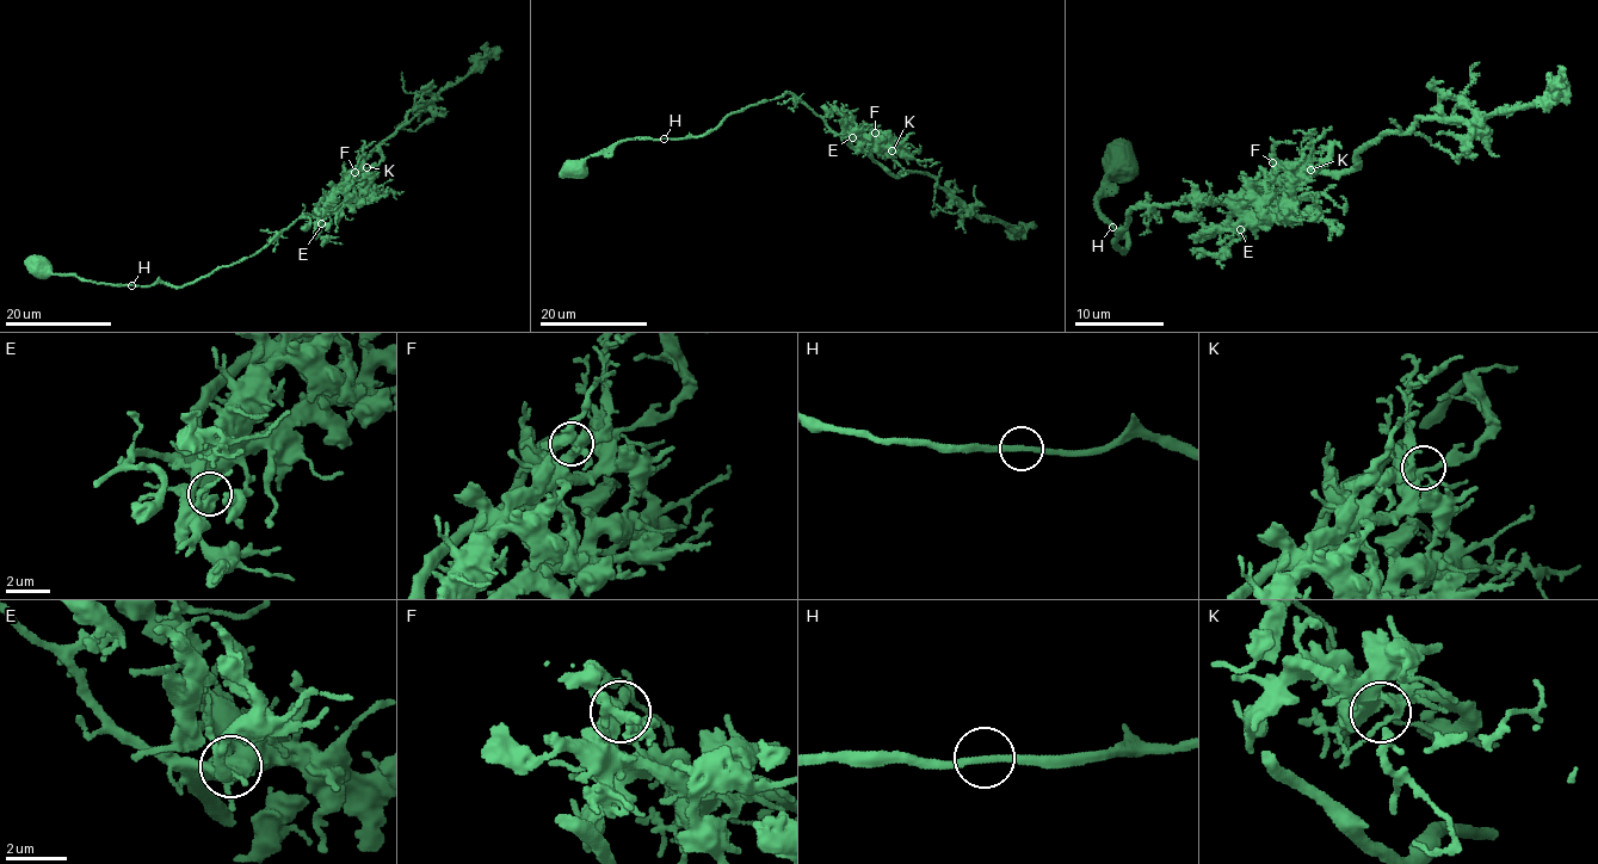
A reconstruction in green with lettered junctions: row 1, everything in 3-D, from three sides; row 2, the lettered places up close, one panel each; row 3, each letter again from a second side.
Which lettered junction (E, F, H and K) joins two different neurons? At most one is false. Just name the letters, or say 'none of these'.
none of these

